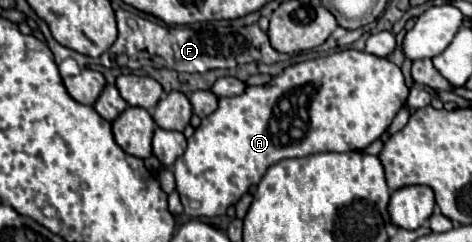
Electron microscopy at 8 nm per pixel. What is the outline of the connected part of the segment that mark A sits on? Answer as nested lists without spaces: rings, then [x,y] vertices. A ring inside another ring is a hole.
[[[344,50],[344,52],[336,52],[332,56],[324,56],[324,58],[316,58],[316,60],[308,60],[308,62],[300,62],[300,64],[294,64],[294,66],[288,66],[280,76],[272,78],[268,84],[264,86],[248,86],[244,94],[240,96],[230,96],[230,98],[220,98],[220,104],[218,104],[218,110],[212,112],[210,116],[206,116],[202,120],[202,124],[196,128],[194,136],[188,140],[188,148],[186,152],[174,162],[174,176],[176,176],[176,190],[180,194],[180,200],[184,204],[184,212],[190,216],[190,218],[212,218],[212,216],[220,216],[228,210],[228,206],[236,204],[252,184],[258,184],[264,176],[264,172],[278,164],[280,160],[284,158],[302,158],[302,156],[312,156],[312,154],[318,154],[318,152],[348,152],[348,150],[362,150],[366,148],[368,144],[372,144],[376,138],[380,138],[386,128],[390,126],[392,118],[398,114],[398,110],[406,104],[406,98],[408,98],[408,86],[404,84],[404,76],[402,76],[402,70],[390,62],[388,58],[380,58],[380,56],[374,56],[374,54],[368,54],[368,52],[360,52],[360,50]],[[192,202],[198,202],[198,208],[192,210],[190,204]]]

